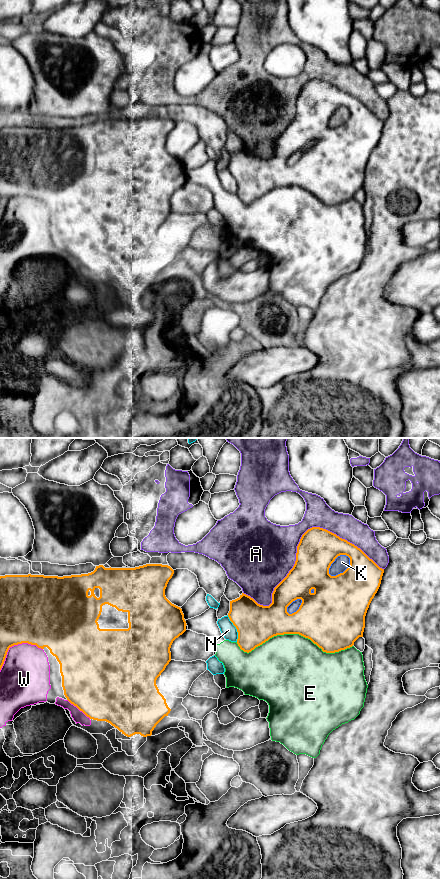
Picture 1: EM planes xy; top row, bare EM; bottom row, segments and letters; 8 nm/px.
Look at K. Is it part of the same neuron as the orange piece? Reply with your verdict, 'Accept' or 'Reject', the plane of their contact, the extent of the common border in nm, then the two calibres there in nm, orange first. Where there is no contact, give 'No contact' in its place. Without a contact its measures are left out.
Reject. Touches orange in xy. Shared border 220 nm. Thickness 440 nm (orange) against 120 nm

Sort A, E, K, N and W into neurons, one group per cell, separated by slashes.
A K W / E / N

